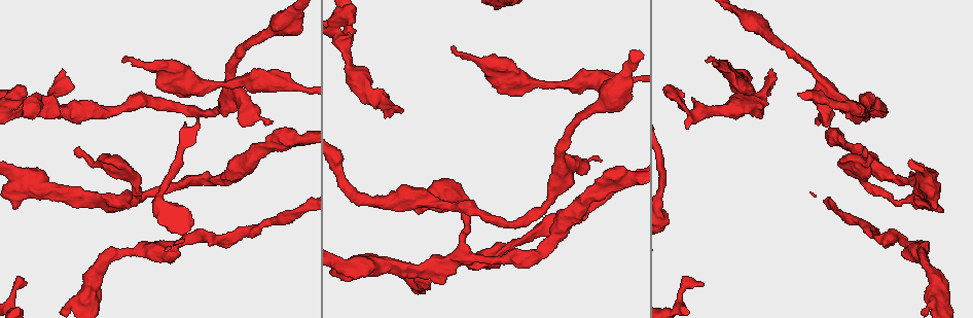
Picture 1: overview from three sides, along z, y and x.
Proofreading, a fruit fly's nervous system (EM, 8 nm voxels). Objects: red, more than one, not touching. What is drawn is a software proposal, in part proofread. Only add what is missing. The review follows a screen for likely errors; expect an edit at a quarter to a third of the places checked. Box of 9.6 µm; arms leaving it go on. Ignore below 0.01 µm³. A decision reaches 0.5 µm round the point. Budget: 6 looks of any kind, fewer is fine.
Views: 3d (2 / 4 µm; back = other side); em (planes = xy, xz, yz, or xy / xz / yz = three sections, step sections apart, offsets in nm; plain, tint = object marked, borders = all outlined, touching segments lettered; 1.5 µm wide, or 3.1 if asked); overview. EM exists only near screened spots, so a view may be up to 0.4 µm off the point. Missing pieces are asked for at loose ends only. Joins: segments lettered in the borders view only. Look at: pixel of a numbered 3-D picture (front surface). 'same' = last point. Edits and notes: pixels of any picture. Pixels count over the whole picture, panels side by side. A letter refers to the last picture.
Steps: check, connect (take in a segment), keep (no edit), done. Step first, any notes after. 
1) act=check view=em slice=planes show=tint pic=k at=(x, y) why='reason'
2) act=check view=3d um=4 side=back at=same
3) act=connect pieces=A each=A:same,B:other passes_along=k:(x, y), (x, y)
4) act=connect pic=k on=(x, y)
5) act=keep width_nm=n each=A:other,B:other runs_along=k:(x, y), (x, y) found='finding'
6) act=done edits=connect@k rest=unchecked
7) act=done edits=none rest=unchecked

act=check view=em slice=planes show=borders pic=1 at=(709, 60) why='an open end'

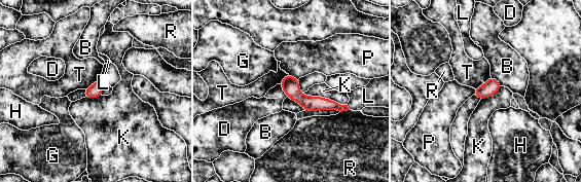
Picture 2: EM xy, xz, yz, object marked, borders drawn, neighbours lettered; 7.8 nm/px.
act=keep each=B:other,D:other,G:other,H:other,K:other,L:other,P:other,R:other,T:other found='none of them fits'

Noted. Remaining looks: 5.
act=check view=em slice=planes show=borders pic=1 at=(773, 73)

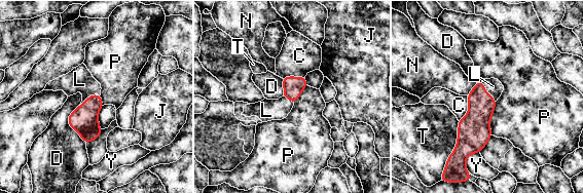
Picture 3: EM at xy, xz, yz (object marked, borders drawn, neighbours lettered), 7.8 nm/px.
act=connect pieces=L width_nm=160 each=C:other,D:other,J:other,L:same,N:other,P:other,T:other,Y:other passes_along=3:(83, 119), (88, 95), (79, 79) found='the cell continues'

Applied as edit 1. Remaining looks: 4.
act=check view=overview why='see it whole again'

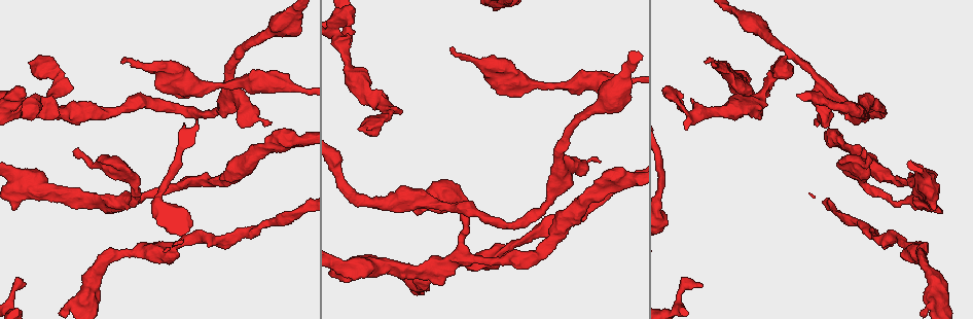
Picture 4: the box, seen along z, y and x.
act=check view=em slice=xy step=4 show=borders pic=4 at=(429, 186) why='branch stops here'

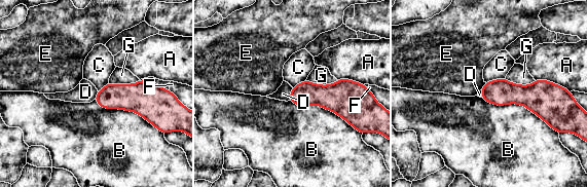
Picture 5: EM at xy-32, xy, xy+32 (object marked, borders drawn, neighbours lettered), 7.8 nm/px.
act=keep each=A:other,B:other,C:other,D:other,E:other,F:other,G:other found='no lettered segment goes on from it'

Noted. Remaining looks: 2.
act=done edits=connect@3 rest=unchecked

